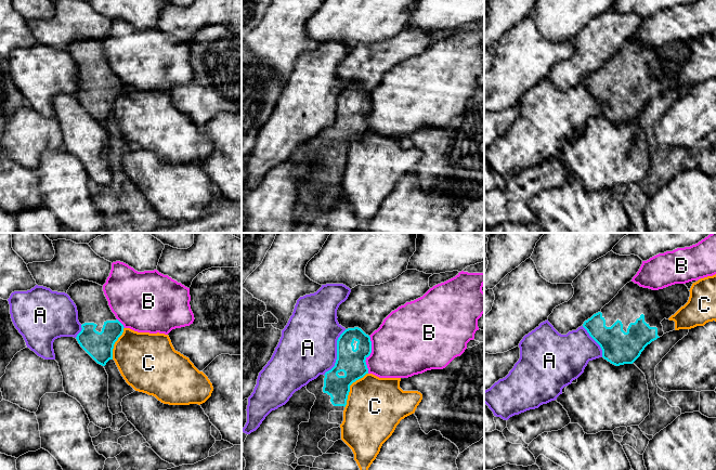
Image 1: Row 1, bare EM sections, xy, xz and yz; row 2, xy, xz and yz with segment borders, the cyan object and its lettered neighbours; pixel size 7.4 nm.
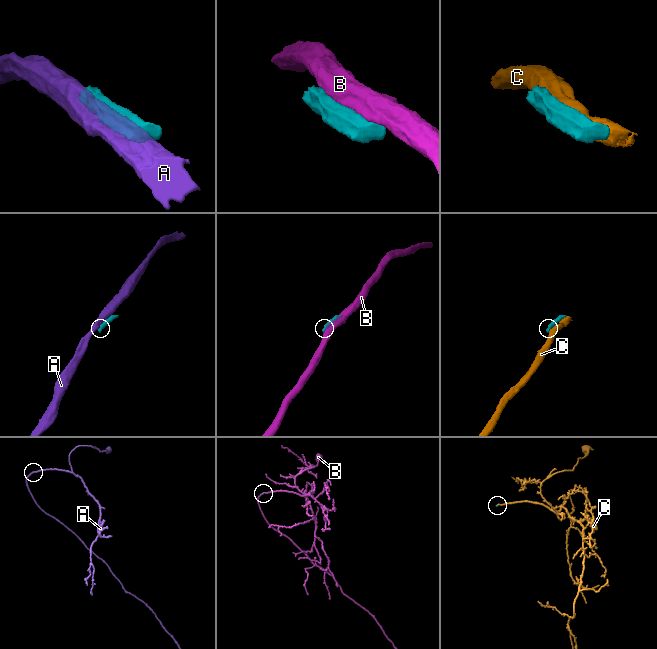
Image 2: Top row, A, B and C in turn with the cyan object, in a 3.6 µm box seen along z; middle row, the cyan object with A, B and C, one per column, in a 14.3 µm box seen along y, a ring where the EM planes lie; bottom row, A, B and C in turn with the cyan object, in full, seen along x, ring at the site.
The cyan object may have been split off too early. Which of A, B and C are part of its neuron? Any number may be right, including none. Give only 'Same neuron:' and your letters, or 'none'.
Same neuron: none

